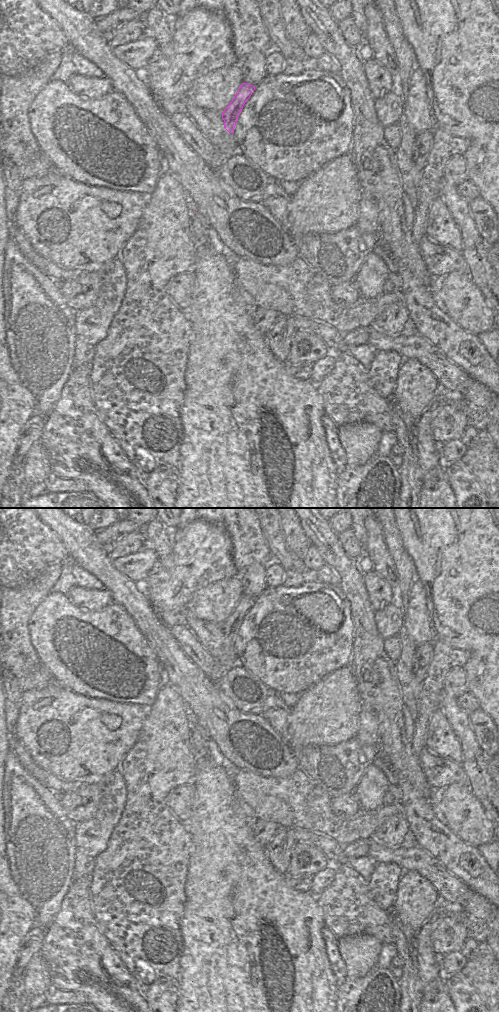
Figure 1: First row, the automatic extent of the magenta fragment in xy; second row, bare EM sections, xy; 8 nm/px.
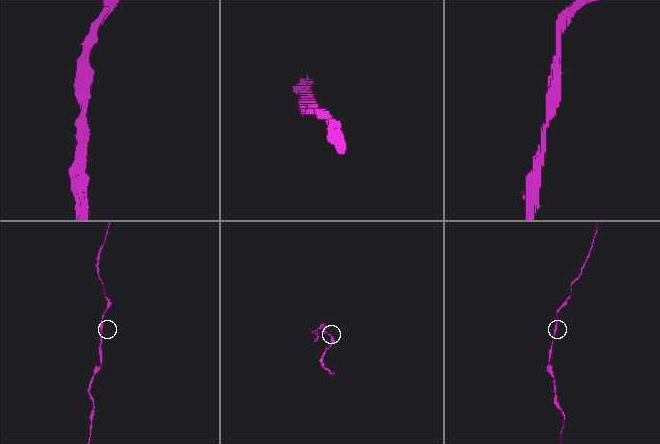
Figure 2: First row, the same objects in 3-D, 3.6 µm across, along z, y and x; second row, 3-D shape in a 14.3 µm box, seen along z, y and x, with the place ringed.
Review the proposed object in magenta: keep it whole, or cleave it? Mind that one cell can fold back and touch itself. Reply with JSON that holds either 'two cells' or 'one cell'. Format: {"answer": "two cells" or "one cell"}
{"answer": "one cell"}

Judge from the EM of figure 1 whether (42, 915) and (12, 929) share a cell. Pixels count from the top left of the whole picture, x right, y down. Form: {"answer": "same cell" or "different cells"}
{"answer": "different cells"}

